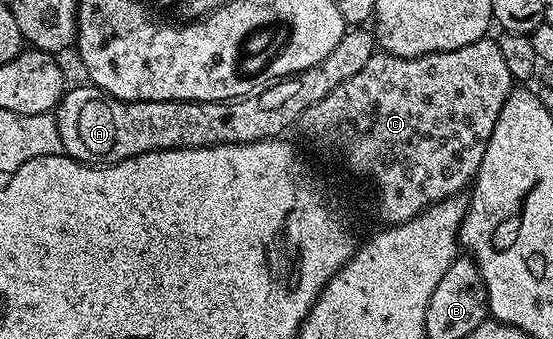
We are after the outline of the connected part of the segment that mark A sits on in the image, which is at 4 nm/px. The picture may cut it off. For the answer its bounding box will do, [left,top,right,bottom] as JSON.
[53,25,377,164]

